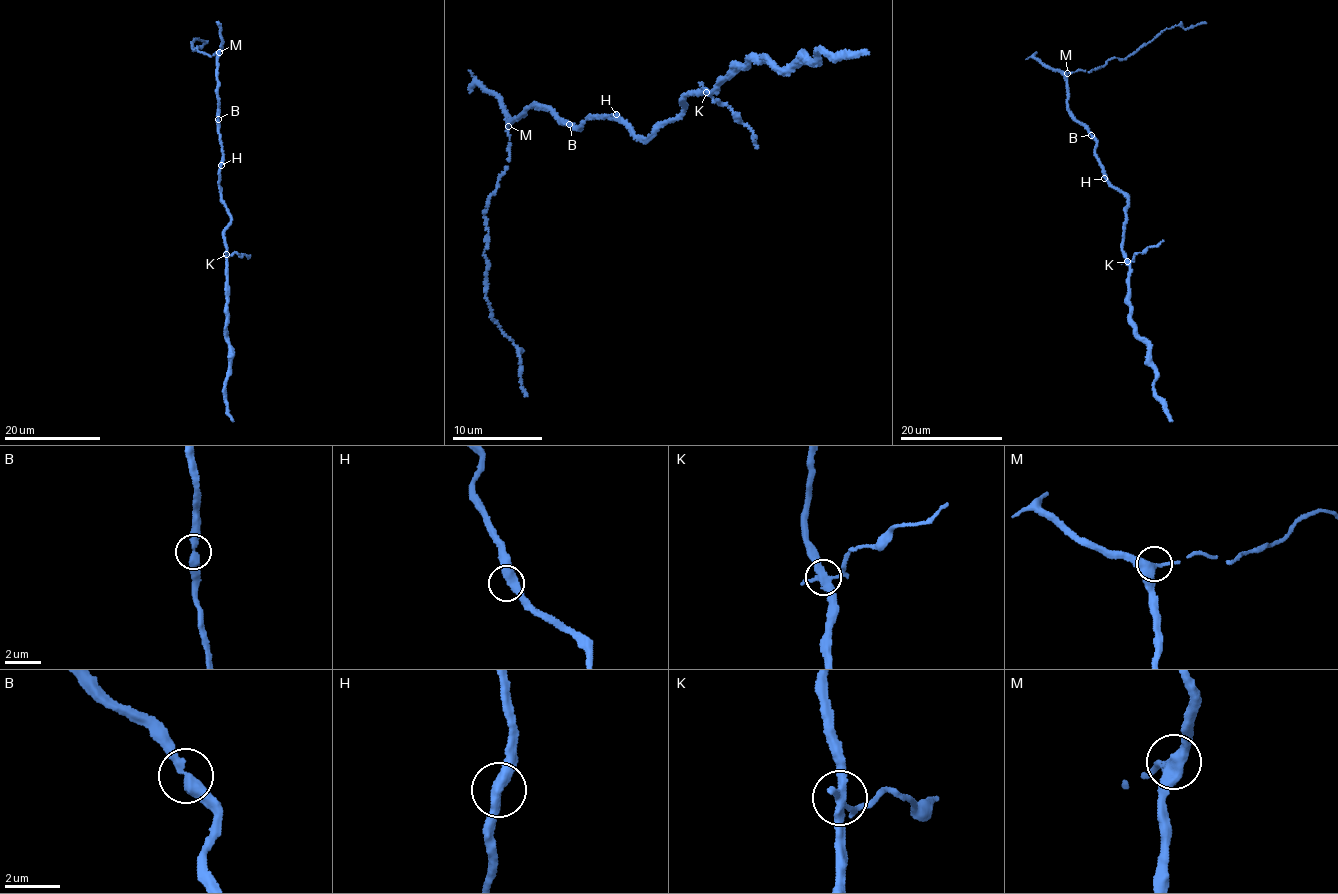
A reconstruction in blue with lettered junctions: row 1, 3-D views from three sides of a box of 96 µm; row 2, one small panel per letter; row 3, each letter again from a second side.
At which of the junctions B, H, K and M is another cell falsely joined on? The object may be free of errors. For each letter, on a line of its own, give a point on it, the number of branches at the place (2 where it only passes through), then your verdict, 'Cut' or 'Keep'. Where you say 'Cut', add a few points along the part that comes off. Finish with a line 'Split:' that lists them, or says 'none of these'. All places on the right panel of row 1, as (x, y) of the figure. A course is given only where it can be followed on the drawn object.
B: Place: (1091, 135). Branches: 2. Keep
H: Place: (1104, 178). Branches: 2. Keep
K: Place: (1127, 261). Branches: 4. Cut. Course of the part to remove: (1128, 261), (1164, 240)
M: Place: (1067, 73). Branches: 3. Keep
Split: K

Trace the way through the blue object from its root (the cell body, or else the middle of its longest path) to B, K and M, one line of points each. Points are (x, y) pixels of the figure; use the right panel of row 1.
B: (1107, 176), (1095, 154), (1096, 138), (1092, 134)
K: (1107, 176), (1112, 185), (1127, 199), (1122, 253), (1128, 261)
M: (1107, 176), (1095, 154), (1096, 138), (1067, 108), (1067, 73)

